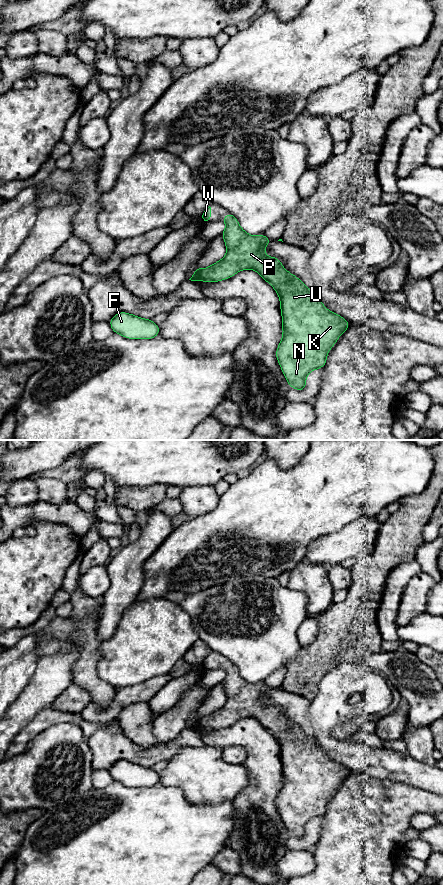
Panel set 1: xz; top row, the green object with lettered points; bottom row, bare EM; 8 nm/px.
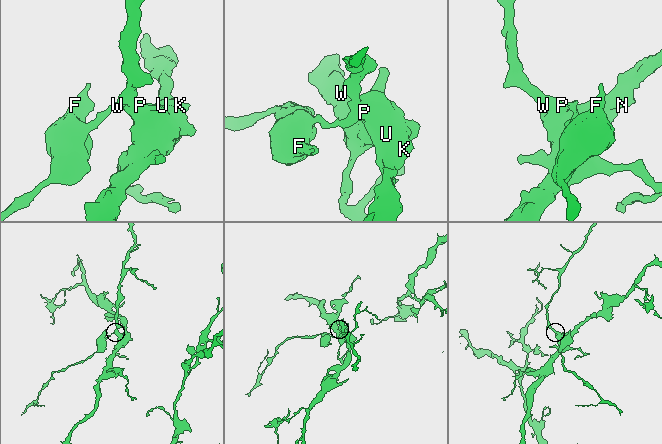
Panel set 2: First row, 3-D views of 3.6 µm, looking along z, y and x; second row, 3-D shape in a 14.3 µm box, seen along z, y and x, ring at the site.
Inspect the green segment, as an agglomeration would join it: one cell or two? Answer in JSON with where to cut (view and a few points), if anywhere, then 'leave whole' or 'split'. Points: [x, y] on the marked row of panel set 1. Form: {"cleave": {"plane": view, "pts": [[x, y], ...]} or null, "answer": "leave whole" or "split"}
{"cleave": {"plane": "xz", "pts": [[202, 270], [198, 279]]}, "answer": "split"}

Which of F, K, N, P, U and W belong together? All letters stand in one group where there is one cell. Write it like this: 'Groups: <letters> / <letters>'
Groups: F / K N P U W

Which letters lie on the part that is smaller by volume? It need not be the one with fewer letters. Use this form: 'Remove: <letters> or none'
Remove: F

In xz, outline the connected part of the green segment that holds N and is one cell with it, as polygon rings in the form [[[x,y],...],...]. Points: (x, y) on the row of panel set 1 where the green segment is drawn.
[[[231,213],[222,221],[226,224],[221,236],[227,253],[223,259],[203,269],[199,280],[222,281],[238,271],[253,269],[276,290],[283,328],[276,358],[289,386],[303,391],[306,376],[325,366],[329,350],[351,325],[327,310],[313,290],[284,269],[278,258],[265,255],[265,247],[273,240],[264,234],[247,234]]]

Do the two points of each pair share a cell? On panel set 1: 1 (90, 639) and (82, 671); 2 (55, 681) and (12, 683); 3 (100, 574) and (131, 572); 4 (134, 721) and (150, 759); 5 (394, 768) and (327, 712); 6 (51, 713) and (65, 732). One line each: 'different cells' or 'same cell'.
1: same cell
2: different cells
3: different cells
4: different cells
5: same cell
6: different cells

